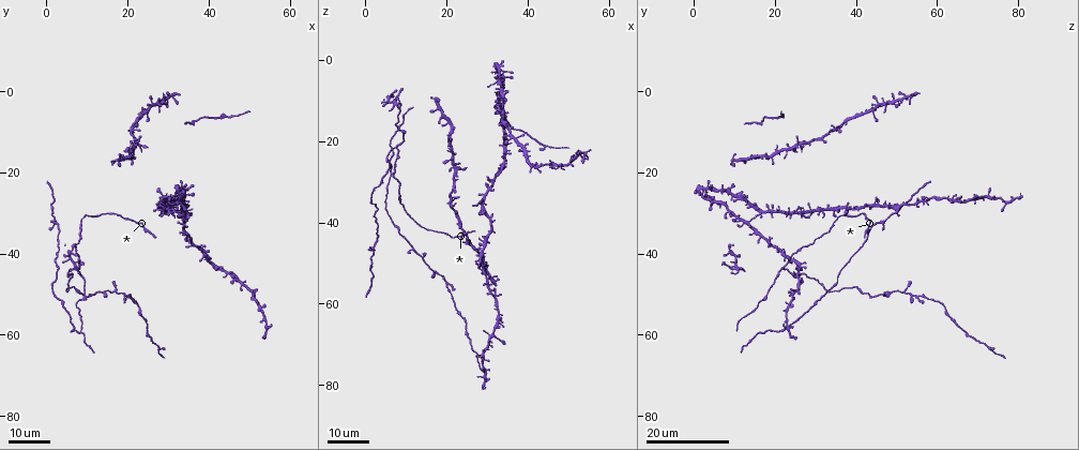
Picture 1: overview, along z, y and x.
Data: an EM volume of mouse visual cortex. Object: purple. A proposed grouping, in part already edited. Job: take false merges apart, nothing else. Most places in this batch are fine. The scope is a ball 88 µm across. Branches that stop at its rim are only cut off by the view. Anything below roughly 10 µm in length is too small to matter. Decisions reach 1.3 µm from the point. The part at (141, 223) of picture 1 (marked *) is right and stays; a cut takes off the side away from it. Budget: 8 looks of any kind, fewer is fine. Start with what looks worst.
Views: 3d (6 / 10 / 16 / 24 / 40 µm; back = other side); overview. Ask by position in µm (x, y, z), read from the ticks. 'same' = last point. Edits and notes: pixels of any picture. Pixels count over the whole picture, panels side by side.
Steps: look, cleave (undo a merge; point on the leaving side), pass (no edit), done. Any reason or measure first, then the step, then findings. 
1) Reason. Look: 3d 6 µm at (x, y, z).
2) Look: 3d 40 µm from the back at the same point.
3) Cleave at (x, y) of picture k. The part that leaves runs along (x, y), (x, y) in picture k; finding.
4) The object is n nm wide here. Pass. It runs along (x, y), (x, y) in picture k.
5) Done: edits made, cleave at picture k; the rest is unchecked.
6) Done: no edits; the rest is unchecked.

Look: 3d 16 µm at (7.5, 44.0, 22.0).

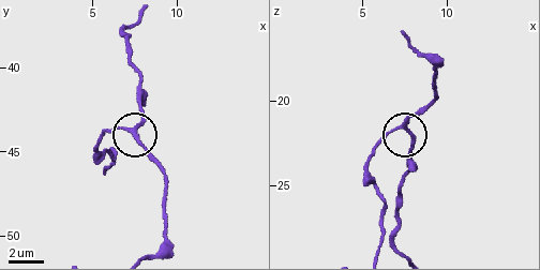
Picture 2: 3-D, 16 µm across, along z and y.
Look: 3d 6 µm at (7.3, 43.9, 21.7).

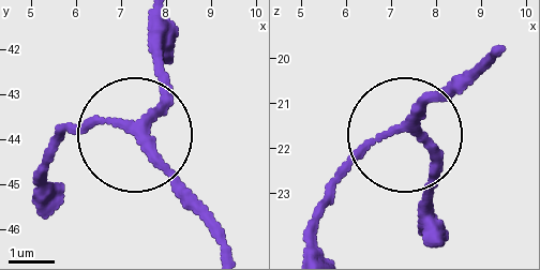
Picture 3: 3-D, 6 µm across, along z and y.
The object is 180 nm wide here. Pass. It runs along (428, 231), (428, 159), (413, 132), (481, 66) in picture 3; one neuron here.

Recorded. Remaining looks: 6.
Look: 3d 24 µm at (11.0, 49.5, 46.0).

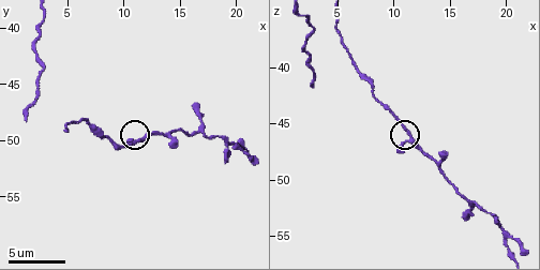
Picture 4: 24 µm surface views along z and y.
Look: 3d 10 µm at (11.2, 50.2, 45.6).

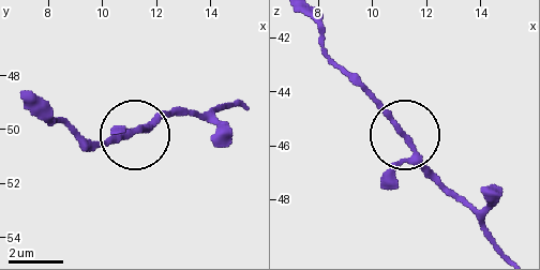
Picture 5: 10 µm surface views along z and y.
3 arms meet here. Pass. All the same neuron.

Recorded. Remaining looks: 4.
Two arms in line, one across. Look: 3d 24 µm at (18.5, 50.0, 53.5).

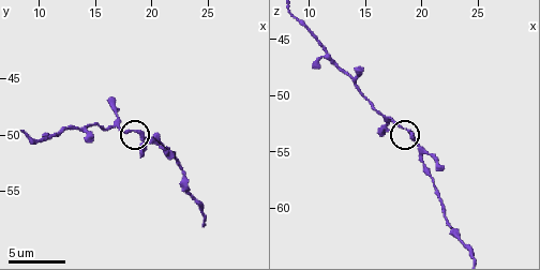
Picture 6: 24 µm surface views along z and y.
Look: 3d 6 µm at the same point.

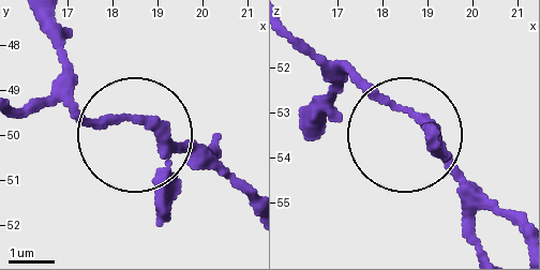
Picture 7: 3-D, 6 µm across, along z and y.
Pass. It runs along (293, 33), (385, 94), (519, 228) in picture 7; one neuron here.

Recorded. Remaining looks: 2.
Thick turns thin. Look: 3d 24 µm at (1.5, 31.5, 47.0).

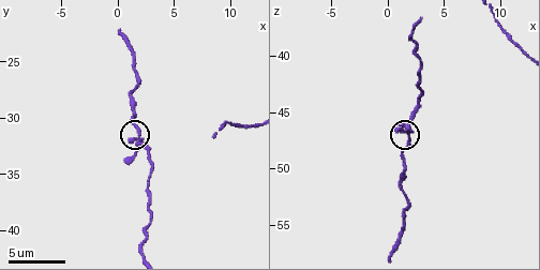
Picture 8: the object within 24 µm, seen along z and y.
Look: 3d 6 µm at (2.0, 32.0, 47.2).

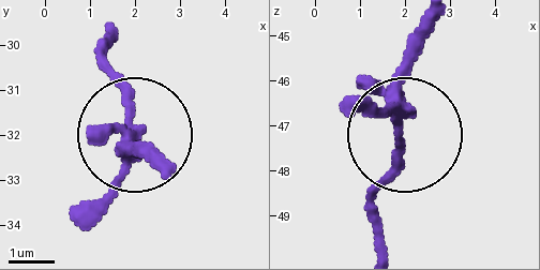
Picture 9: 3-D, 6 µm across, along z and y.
3 arms meet here. Pass. It runs along (432, 20), (413, 56), (401, 159), (378, 213) in picture 9; one neuron here.

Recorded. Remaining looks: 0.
Done: no edits; the rest is unchecked.

